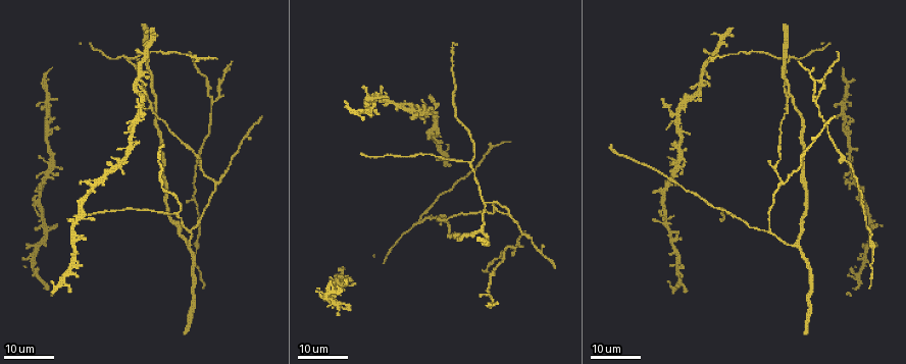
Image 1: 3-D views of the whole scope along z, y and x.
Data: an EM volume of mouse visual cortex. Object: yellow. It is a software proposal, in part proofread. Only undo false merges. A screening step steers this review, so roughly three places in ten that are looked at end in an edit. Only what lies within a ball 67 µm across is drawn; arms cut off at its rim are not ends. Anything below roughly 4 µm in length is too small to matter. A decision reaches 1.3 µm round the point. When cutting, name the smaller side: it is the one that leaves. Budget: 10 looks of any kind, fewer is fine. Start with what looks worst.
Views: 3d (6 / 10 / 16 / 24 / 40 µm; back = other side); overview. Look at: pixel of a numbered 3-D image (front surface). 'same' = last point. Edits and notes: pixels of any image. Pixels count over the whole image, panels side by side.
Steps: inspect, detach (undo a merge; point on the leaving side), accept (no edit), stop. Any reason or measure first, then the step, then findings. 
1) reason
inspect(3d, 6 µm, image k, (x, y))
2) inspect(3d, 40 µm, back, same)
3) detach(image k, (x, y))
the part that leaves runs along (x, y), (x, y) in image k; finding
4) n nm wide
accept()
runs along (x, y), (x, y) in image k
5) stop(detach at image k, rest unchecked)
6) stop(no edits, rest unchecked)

three-way junction
inspect(3d, 16 µm, image 1, (505, 248))

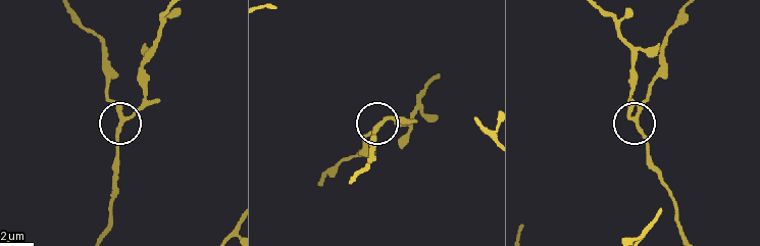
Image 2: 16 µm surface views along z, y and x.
zoom in
inspect(3d, 10 µm, image 2, (632, 117))

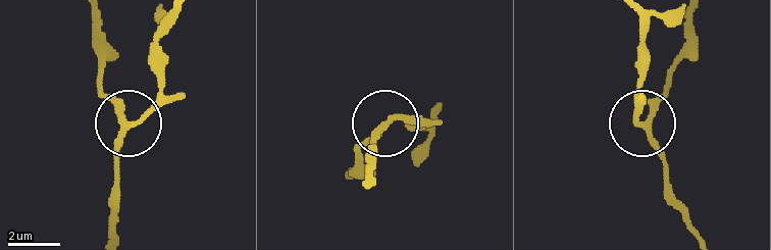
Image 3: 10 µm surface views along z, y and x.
side arm 11 µm
accept()
all the same neuron

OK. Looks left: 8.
three-way junction
inspect(3d, 16 µm, image 1, (178, 214))

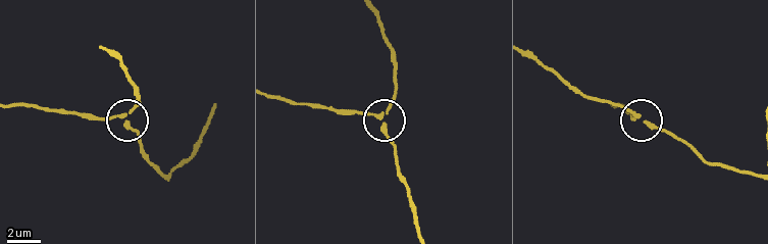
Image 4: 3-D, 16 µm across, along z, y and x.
zoom in
inspect(3d, 6 µm, image 4, (381, 114))

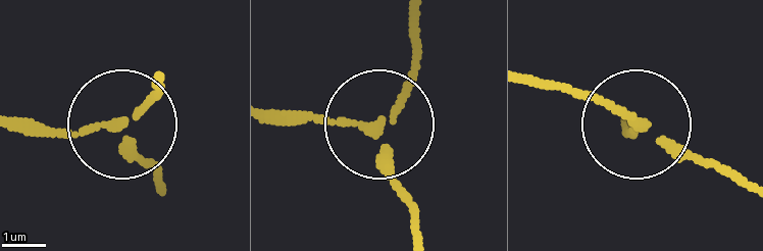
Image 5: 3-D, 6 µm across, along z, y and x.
150 nm wide
accept()
runs along (160, 191), (116, 121), (10, 133) in image 5; all the same neuron

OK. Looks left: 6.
four or more arms meet
inspect(3d, 24 µm, image 1, (143, 114))

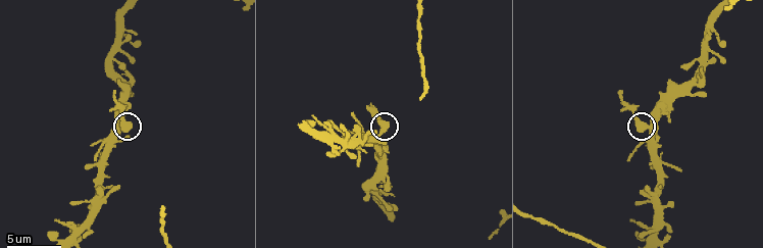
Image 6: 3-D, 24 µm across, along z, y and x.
zoom in
inspect(3d, 6 µm, image 6, (647, 126))

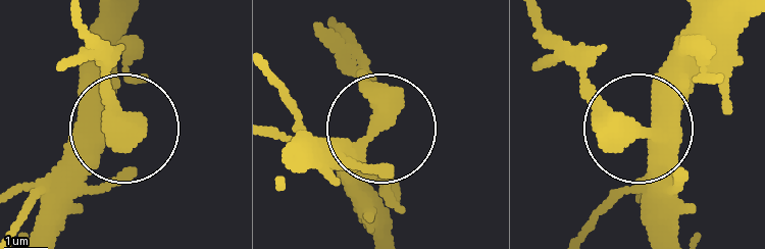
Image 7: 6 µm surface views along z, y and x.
440 nm wide
accept()
runs along (372, 240), (362, 159), (384, 119), (362, 46) in image 7; all the same neuron

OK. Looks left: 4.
three-way junction
inspect(3d, 24 µm, image 1, (420, 220))

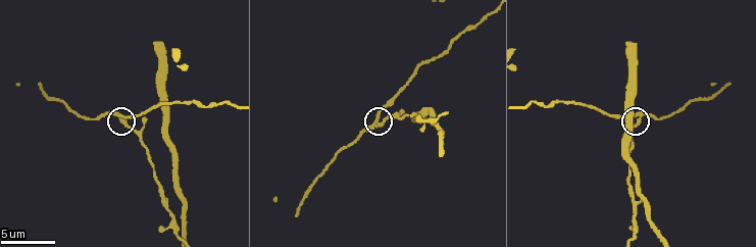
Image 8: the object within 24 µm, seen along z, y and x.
zoom in
inspect(3d, 6 µm, image 8, (636, 114))

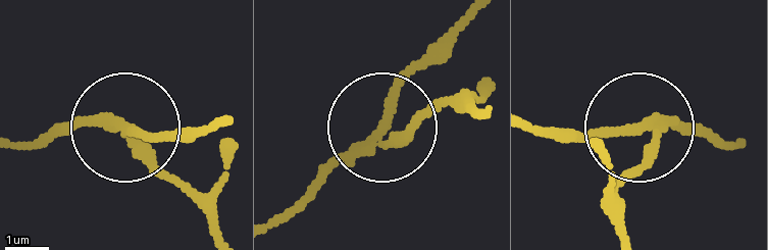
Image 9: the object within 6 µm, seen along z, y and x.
side arm 80 µm
detach(image 9, (139, 135))
the part that leaves runs along (365, 148), (399, 74), (453, 20) in image 9; a second neuron is stuck on

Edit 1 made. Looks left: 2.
stop(detach at image 9, rest unchecked)

